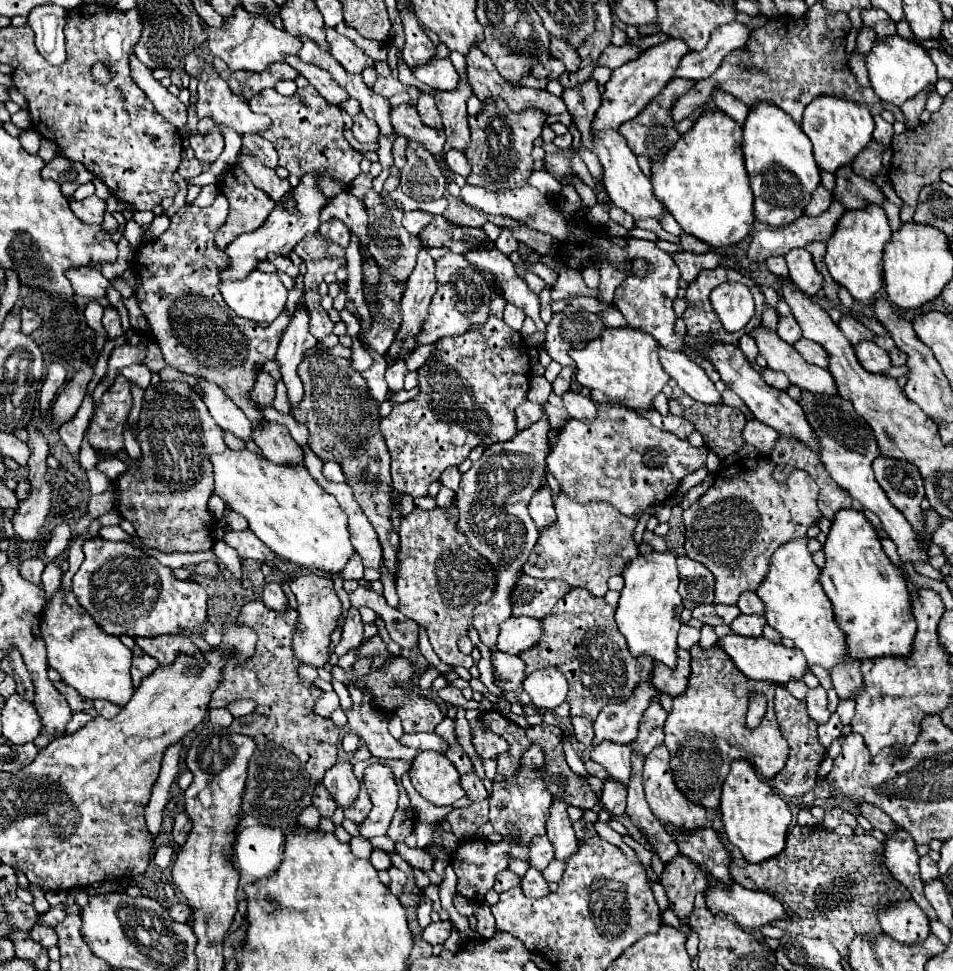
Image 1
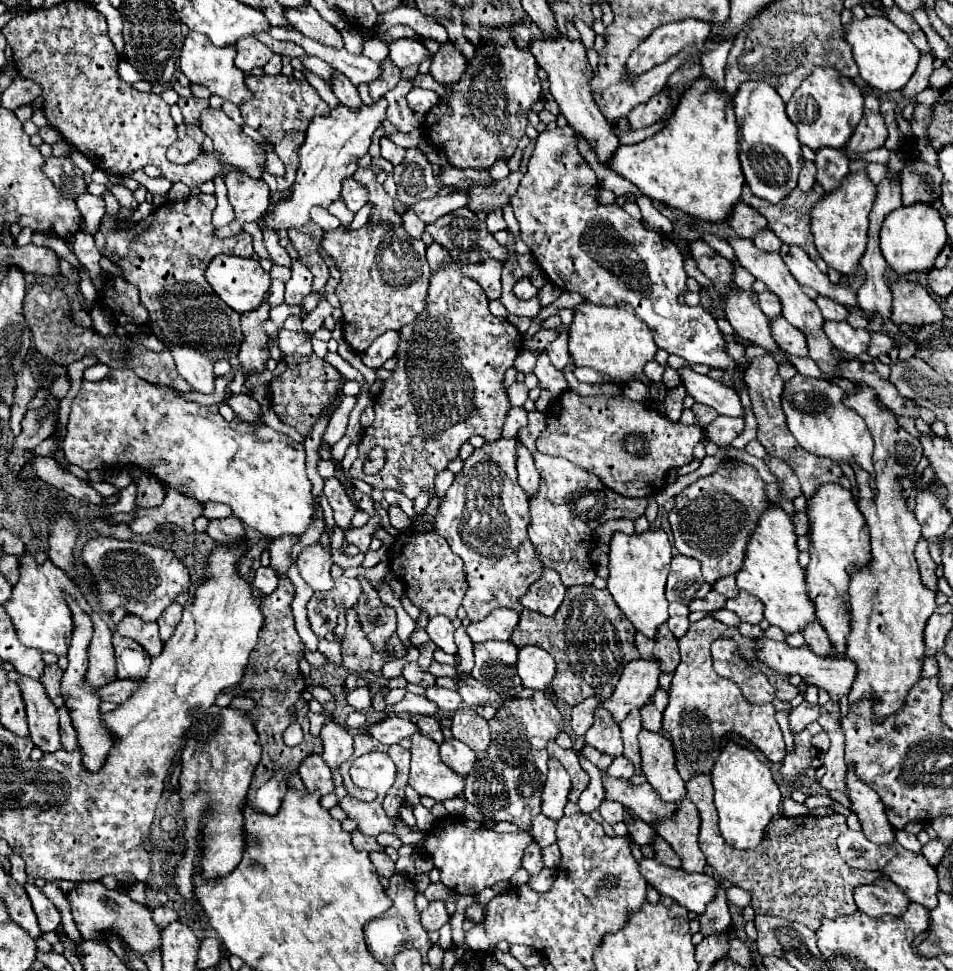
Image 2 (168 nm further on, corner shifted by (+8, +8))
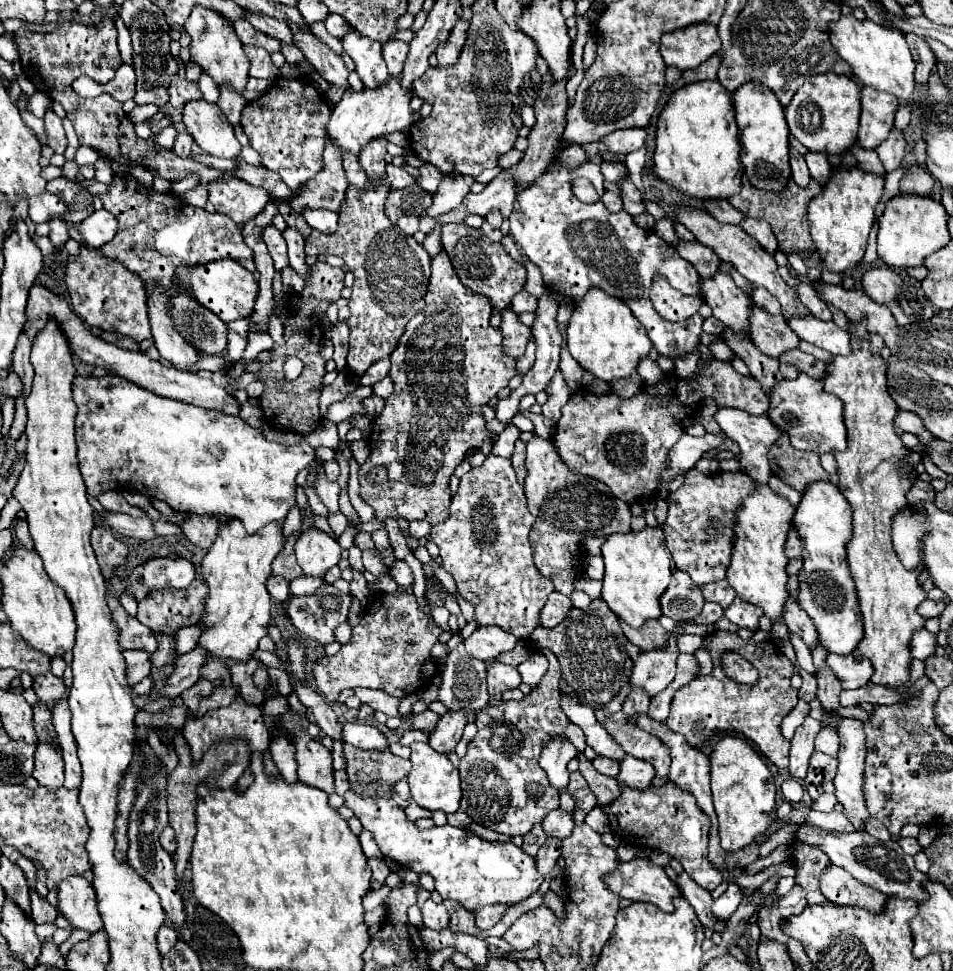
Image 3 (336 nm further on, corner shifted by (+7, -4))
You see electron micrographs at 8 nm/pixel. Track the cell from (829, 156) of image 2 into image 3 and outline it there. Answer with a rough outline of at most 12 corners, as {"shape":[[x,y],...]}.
{"shape":[[807,151],[805,161],[815,181],[825,185],[833,173],[825,153]]}

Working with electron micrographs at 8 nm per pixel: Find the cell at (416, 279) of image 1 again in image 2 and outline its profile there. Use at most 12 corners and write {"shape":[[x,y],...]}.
{"shape":[[406,211],[404,229],[412,239],[420,239],[424,225],[412,211]]}

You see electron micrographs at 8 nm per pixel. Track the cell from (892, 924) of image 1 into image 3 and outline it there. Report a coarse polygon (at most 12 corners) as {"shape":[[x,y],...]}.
{"shape":[[827,867],[821,893],[837,905],[881,913],[887,895],[845,869]]}

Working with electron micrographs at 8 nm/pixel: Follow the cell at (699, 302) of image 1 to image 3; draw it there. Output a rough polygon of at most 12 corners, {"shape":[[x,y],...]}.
{"shape":[[679,239],[677,253],[687,259],[701,277],[719,271],[715,251],[699,241]]}

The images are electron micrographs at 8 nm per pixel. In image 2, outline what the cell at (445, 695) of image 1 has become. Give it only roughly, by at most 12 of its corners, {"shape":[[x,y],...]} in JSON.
{"shape":[[428,687],[426,697],[442,711],[456,711],[464,705],[456,691]]}

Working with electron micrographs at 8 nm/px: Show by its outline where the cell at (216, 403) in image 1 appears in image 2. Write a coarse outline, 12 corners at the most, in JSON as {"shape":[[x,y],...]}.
{"shape":[[166,345],[194,391],[214,393],[214,363],[198,351]]}

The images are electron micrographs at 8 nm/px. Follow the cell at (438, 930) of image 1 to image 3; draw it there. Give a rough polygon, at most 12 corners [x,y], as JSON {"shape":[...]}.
{"shape":[[427,899],[421,907],[427,929],[445,929],[449,913],[445,905]]}

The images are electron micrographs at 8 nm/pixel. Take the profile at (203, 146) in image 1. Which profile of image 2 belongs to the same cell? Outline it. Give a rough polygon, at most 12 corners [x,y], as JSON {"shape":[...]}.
{"shape":[[190,97],[180,99],[184,121],[200,125],[208,101]]}

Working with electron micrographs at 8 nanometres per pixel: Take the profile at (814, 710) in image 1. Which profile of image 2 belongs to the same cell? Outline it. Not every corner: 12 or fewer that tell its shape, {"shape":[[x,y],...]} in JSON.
{"shape":[[802,701],[790,713],[790,729],[802,731],[820,715],[818,705]]}

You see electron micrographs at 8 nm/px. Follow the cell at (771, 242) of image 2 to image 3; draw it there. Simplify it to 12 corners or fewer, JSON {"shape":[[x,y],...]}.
{"shape":[[743,217],[743,227],[769,253],[777,239],[767,221]]}

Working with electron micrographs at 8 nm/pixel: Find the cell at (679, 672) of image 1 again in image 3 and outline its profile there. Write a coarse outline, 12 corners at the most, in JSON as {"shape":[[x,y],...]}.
{"shape":[[657,619],[633,629],[625,621],[621,629],[625,637],[651,651],[667,643],[667,631]]}

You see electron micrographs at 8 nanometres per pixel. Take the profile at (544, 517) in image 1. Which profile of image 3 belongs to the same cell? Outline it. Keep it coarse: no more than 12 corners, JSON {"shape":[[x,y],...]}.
{"shape":[[521,439],[515,443],[511,463],[519,477],[525,481],[525,443]]}

